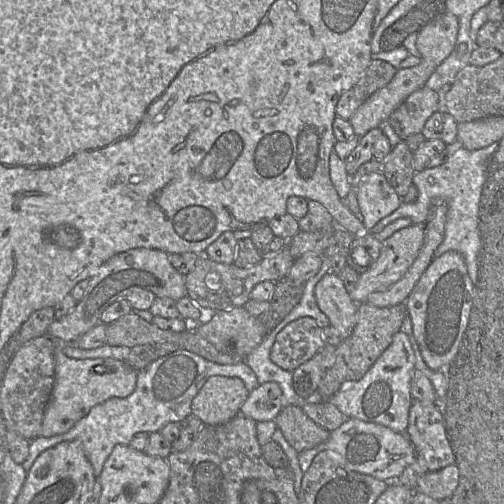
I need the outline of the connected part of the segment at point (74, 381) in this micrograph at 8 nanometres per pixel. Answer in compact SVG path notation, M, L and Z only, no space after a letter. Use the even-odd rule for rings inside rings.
M55 340L55 349L54 349L54 361L55 361L55 382L52 389L52 393L50 396L50 400L46 406L43 422L42 422L42 429L39 436L43 437L51 437L59 434L63 434L65 432L68 432L80 419L85 417L91 408L97 404L100 404L104 402L105 400L112 398L112 397L119 397L119 398L125 398L129 396L136 388L137 383L137 371L131 368L125 361L116 360L113 358L95 358L95 359L75 359L68 357L63 352L63 347L65 344L73 344L73 343L63 343L61 341Z

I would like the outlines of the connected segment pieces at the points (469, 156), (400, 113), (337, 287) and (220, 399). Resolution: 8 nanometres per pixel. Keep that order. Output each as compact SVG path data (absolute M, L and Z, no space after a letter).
M492 143L487 147L473 151L463 147L454 153L446 163L415 173L413 185L418 189L417 200L412 203L402 202L393 213L381 219L371 230L368 230L369 233L378 233L399 218L410 218L413 224L426 224L435 201L443 200L448 205L445 234L442 243L434 252L434 258L438 258L448 251L460 253L464 257L470 279L476 286L481 249L479 205L483 186L492 170L491 161L497 149L498 143Z
M424 86L410 94L386 121L402 140L406 140L422 132L427 120L438 111L438 103L438 92Z
M334 273L326 274L316 285L314 296L319 309L328 317L330 326L337 330L342 340L347 339L353 332L358 320L358 304L347 292L344 283Z
M211 376L191 403L191 414L204 425L223 424L239 414L249 392L237 377Z

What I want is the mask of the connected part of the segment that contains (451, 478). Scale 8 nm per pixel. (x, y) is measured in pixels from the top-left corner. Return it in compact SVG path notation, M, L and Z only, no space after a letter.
M447 466L435 472L427 472L417 484L416 491L437 500L450 499L459 484L459 468Z

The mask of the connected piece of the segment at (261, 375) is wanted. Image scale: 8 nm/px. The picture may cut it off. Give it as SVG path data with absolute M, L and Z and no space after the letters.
M283 321L268 332L261 344L250 352L245 363L252 369L259 384L276 382L282 391L282 406L300 405L300 398L293 389L291 371L284 370L274 364L270 359L270 351L276 335L283 329Z

